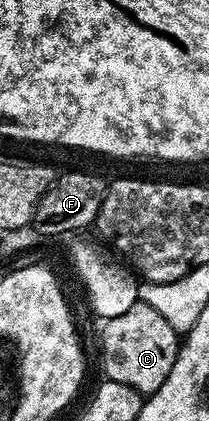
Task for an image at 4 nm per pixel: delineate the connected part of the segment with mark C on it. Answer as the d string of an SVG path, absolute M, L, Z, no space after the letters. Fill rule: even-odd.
M139 300L130 308L126 308L122 316L107 319L103 326L104 331L100 334L100 358L104 361L103 377L110 382L126 384L142 396L153 394L166 380L166 376L170 376L170 368L174 368L176 353L182 345L177 330L170 328L170 324L166 324L166 320L162 320L162 316L154 312L154 308L150 308L145 302Z

